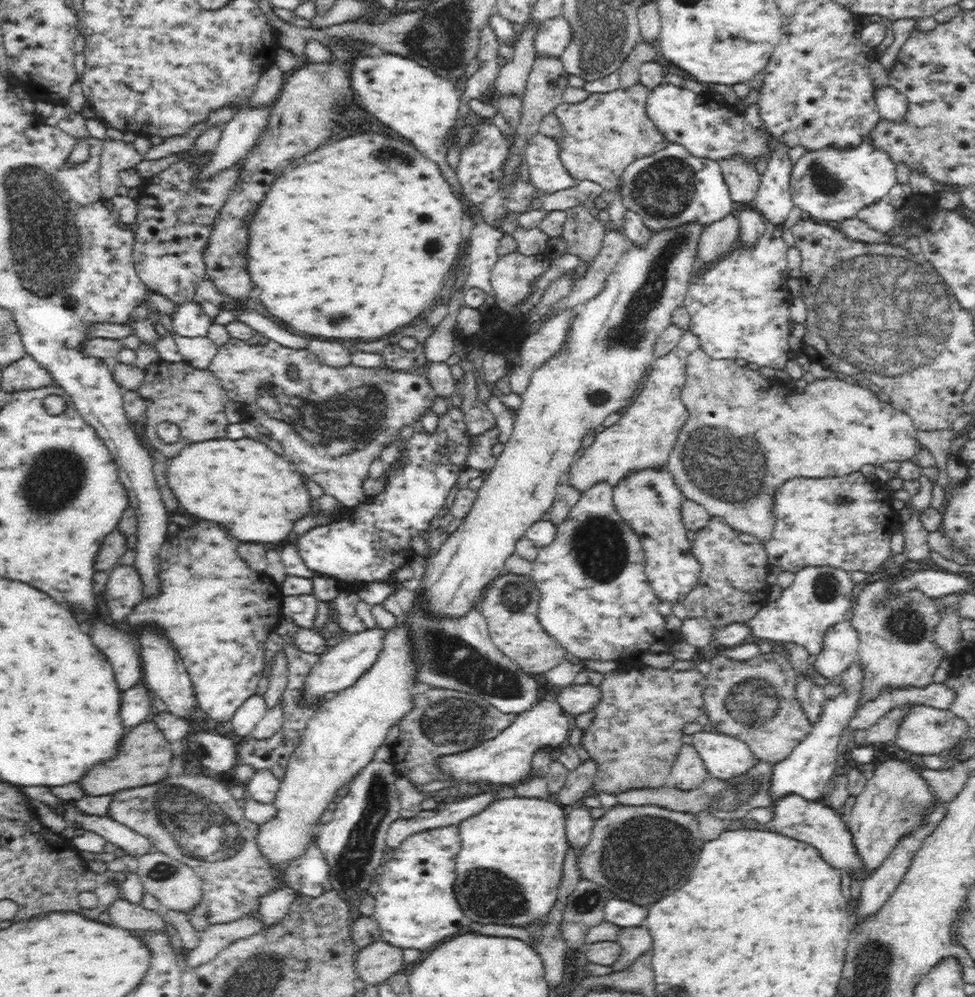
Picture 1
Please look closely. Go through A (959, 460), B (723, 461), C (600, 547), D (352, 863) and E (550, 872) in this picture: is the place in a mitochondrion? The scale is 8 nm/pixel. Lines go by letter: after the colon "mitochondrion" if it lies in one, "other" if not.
A: other
B: mitochondrion
C: mitochondrion
D: mitochondrion
E: other

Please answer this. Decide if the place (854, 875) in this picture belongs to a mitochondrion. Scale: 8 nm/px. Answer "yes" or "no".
no

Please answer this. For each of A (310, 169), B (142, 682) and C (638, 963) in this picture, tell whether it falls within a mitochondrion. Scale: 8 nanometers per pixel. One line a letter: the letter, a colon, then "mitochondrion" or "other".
A: other
B: other
C: other

